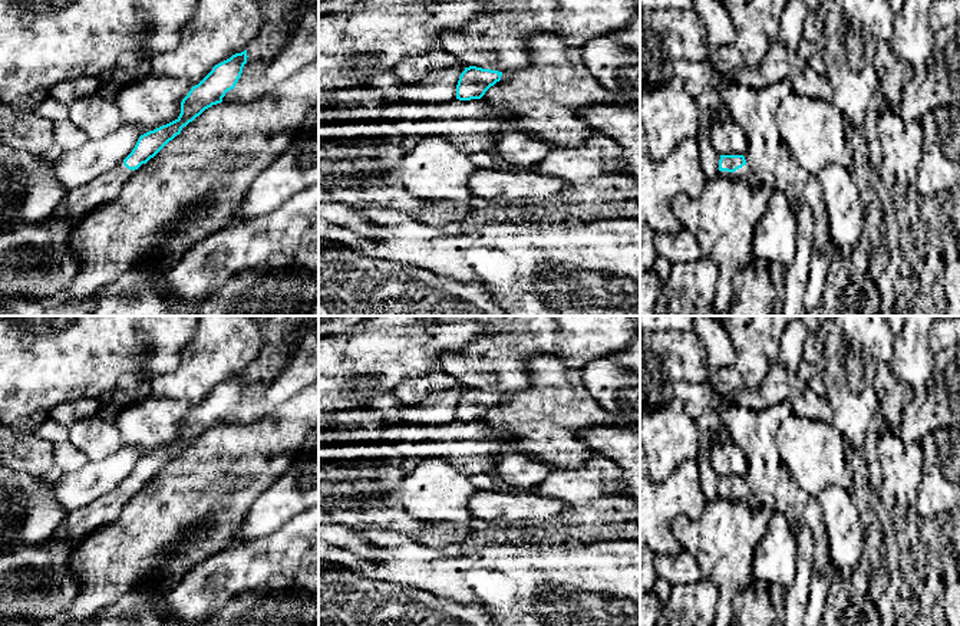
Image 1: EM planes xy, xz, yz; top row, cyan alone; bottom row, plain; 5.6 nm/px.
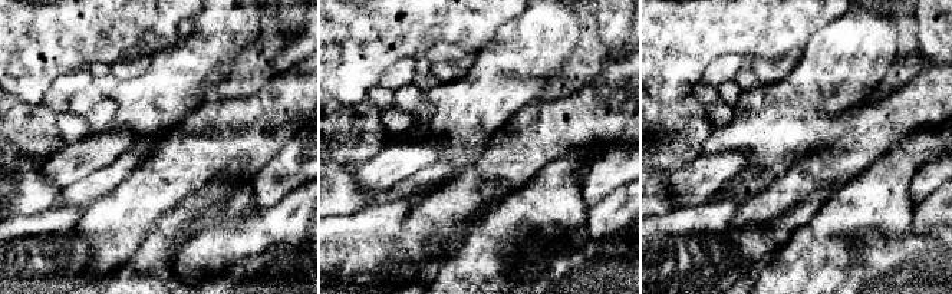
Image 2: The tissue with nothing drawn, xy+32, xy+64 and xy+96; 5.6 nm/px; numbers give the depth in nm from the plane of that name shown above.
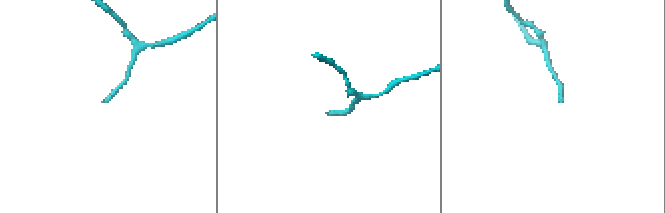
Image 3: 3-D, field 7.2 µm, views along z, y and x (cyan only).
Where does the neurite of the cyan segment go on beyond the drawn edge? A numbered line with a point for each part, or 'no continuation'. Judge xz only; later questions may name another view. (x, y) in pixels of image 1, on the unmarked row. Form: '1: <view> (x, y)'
no continuation

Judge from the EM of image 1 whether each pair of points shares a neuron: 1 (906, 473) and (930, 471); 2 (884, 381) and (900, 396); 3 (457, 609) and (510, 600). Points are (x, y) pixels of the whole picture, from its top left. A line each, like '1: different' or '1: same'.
1: different
2: same
3: different

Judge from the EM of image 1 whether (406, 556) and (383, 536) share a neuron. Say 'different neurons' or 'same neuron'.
same neuron

